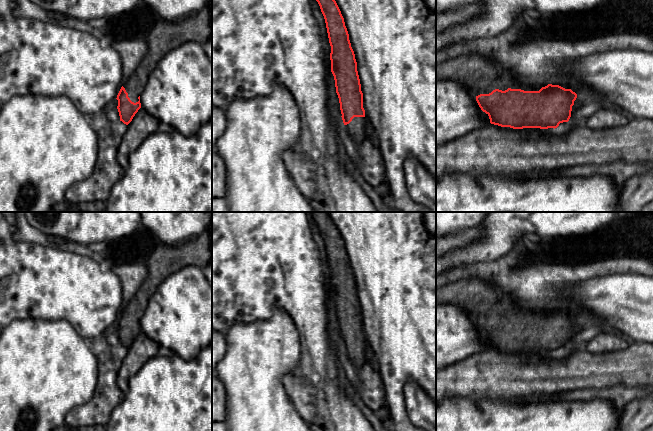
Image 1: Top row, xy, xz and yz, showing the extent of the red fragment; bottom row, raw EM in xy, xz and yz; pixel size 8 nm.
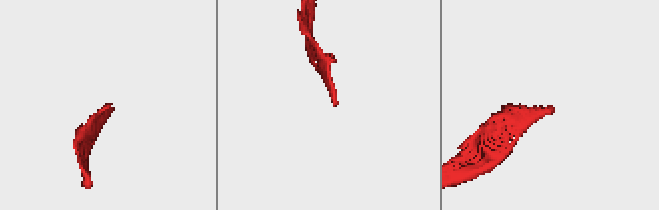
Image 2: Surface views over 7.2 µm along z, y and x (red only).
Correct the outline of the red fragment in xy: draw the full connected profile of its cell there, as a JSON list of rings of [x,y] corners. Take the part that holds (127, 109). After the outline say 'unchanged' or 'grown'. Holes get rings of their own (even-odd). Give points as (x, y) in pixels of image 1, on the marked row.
[[[209,6],[199,13],[175,22],[159,20],[148,37],[148,50],[133,75],[123,83],[118,95],[120,121],[128,125],[141,108],[140,95],[159,61],[172,49],[186,42],[204,44],[212,38]]]; grown

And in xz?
[[[316,0],[324,16],[331,46],[331,72],[334,76],[342,120],[356,146],[366,138],[363,93],[357,62],[344,18],[335,0]]]; grown

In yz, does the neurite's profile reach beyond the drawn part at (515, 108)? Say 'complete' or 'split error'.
split error

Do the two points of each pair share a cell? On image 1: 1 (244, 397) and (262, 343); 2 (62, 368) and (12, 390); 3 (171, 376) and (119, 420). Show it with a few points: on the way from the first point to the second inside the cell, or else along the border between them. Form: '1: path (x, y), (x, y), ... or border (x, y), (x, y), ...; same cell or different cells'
1: path (252, 384), (252, 368), (258, 356); same cell
2: path (50, 368), (42, 368), (24, 385); same cell
3: path (158, 389), (132, 415); same cell

